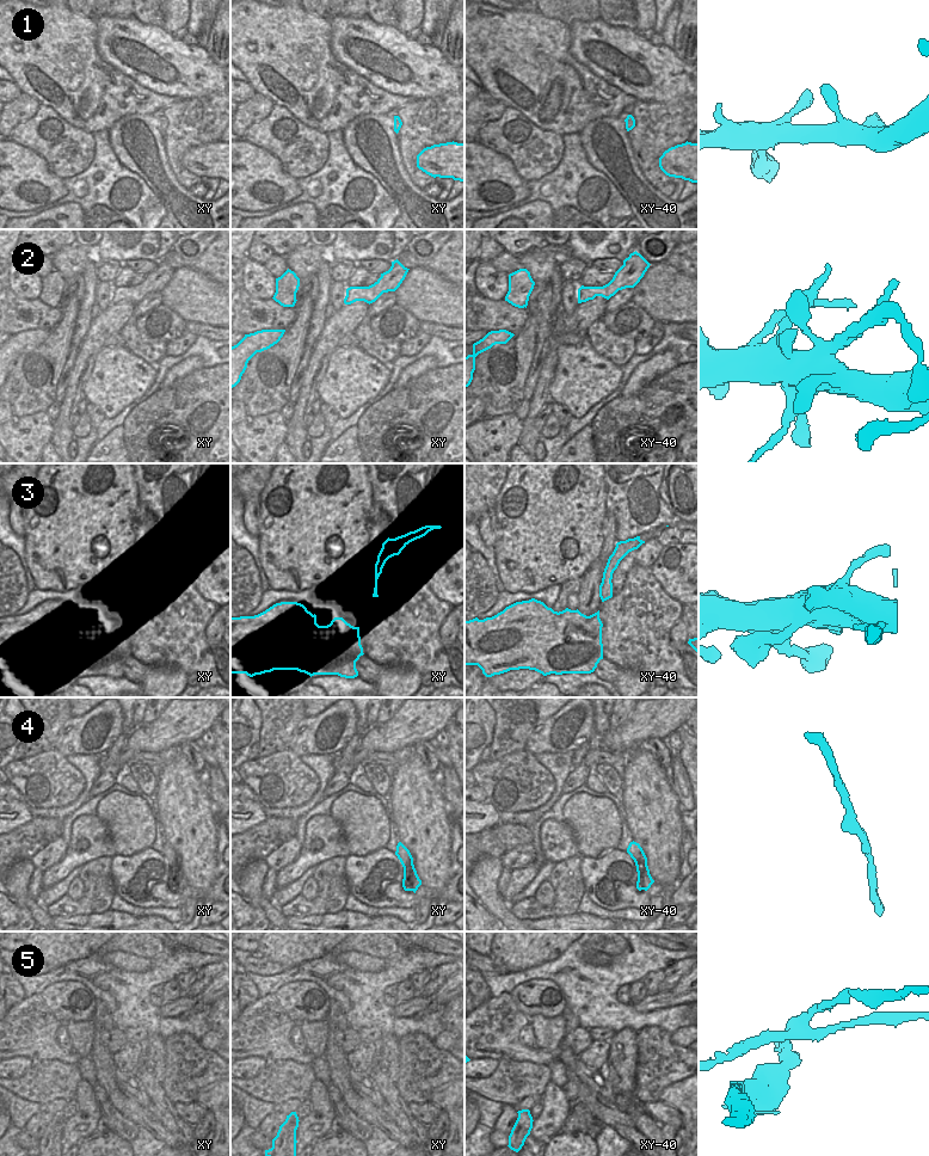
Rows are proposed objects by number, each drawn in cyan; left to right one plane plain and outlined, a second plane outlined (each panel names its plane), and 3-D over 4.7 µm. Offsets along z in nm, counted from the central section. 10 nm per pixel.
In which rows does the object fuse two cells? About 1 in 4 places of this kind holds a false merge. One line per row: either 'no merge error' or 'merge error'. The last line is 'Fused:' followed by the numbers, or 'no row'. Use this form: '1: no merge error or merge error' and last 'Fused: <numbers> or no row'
1: no merge error
2: merge error
3: no merge error
4: no merge error
5: merge error
Fused: 2, 5

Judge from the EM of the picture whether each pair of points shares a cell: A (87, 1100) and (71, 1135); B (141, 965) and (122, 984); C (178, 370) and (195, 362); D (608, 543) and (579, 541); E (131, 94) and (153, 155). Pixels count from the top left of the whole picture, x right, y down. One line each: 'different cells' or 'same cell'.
A: same cell
B: different cells
C: same cell
D: different cells
E: different cells

